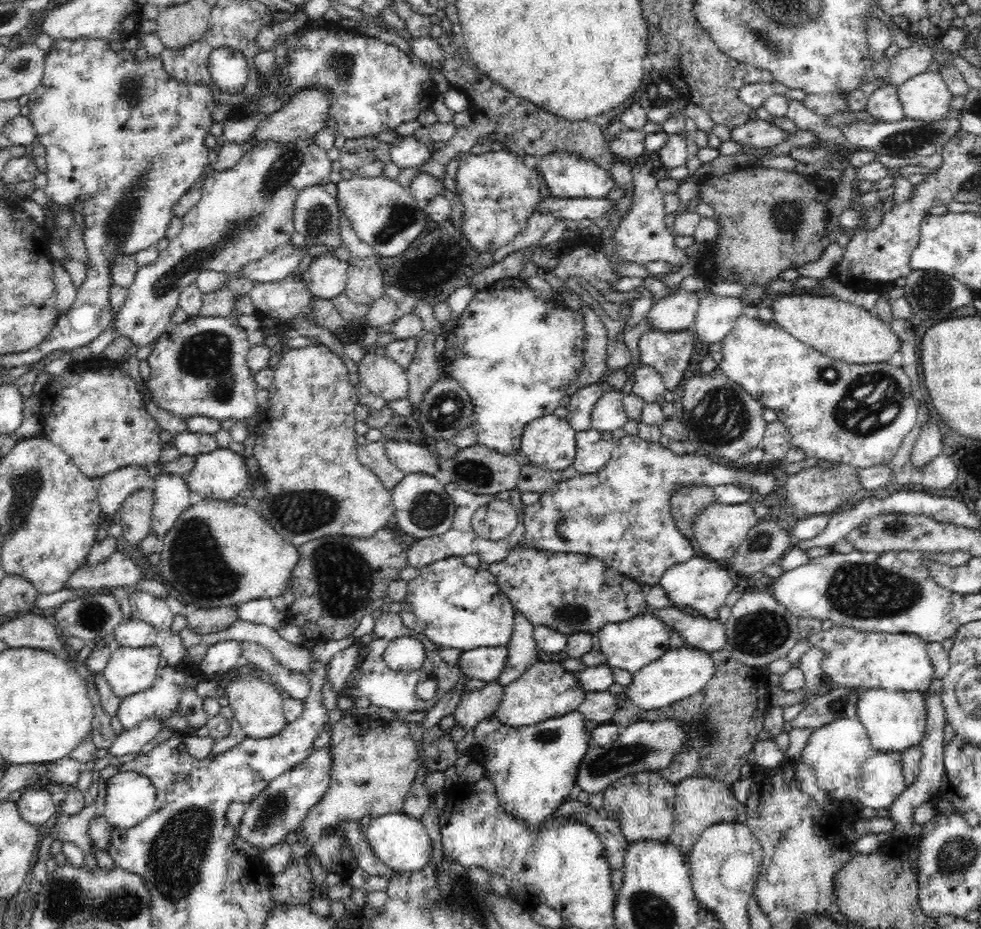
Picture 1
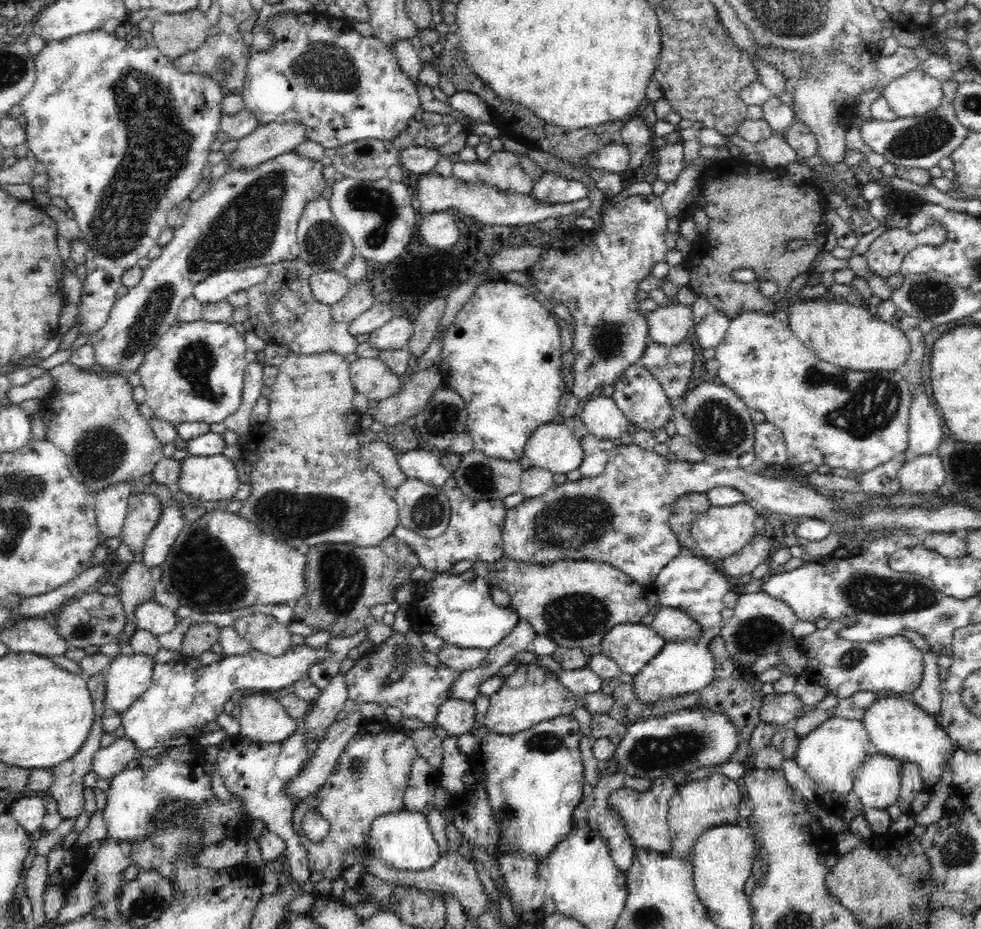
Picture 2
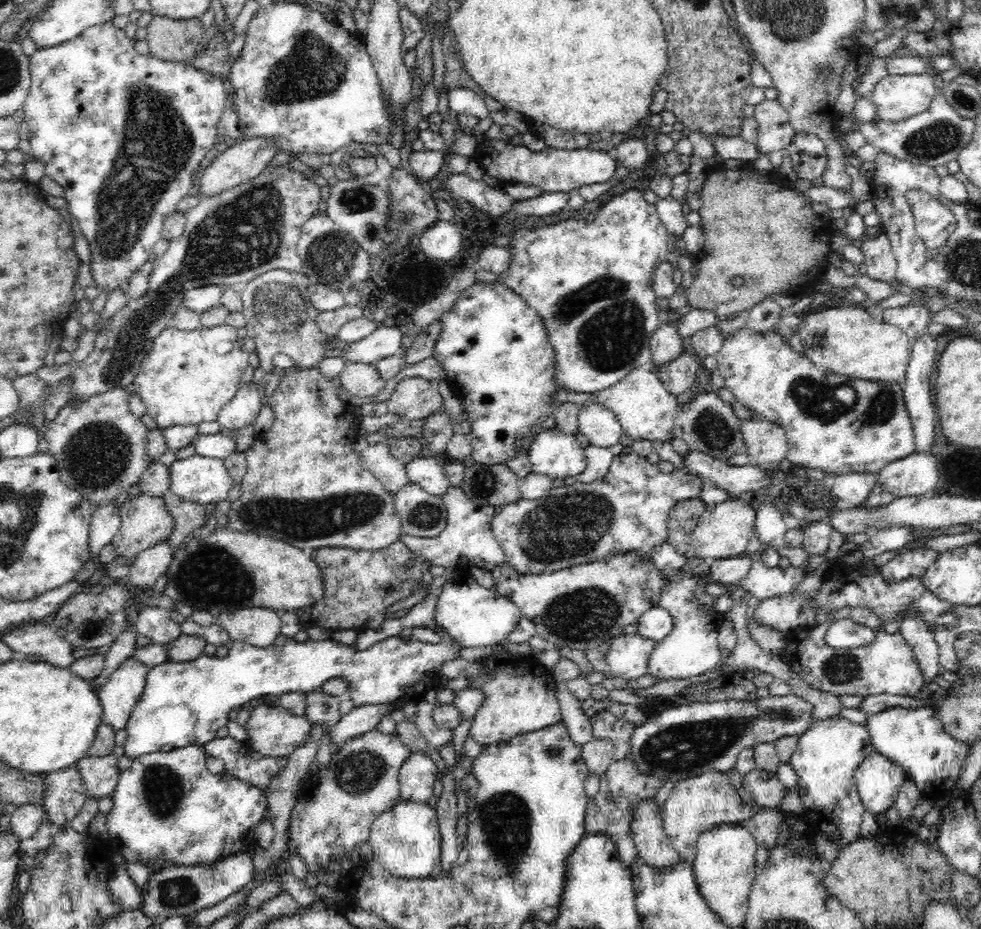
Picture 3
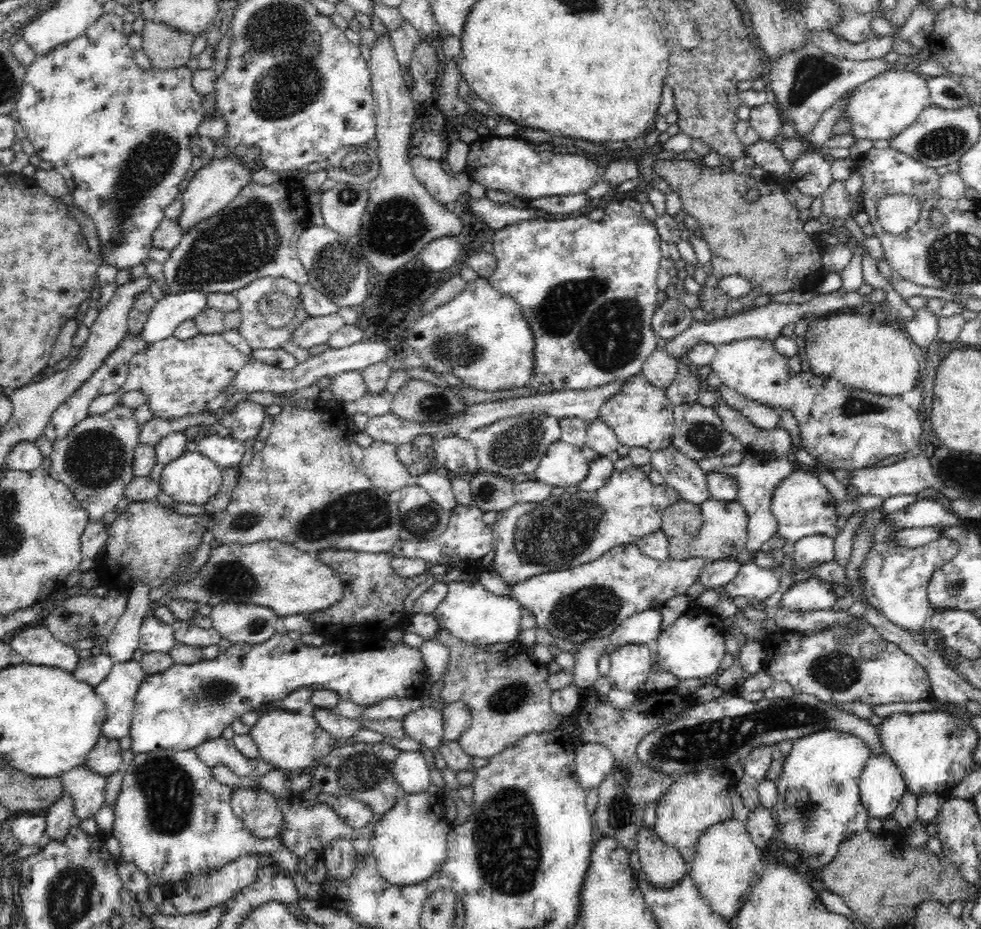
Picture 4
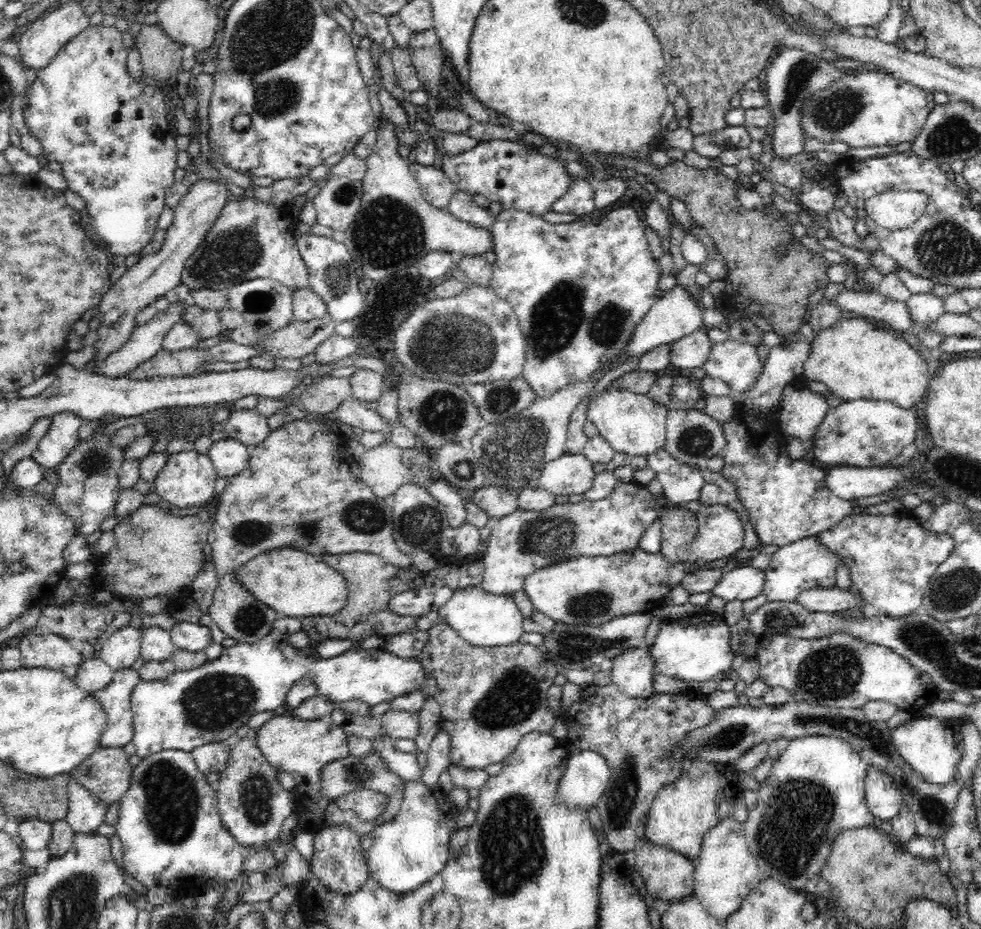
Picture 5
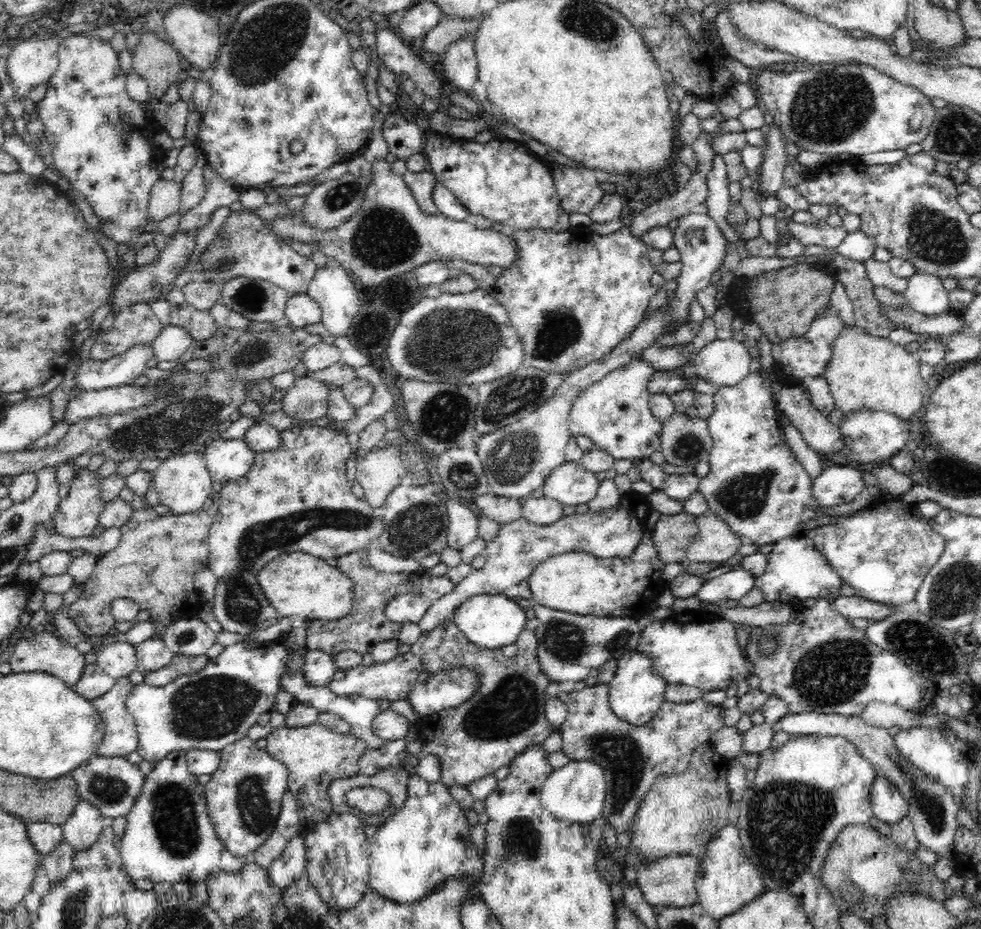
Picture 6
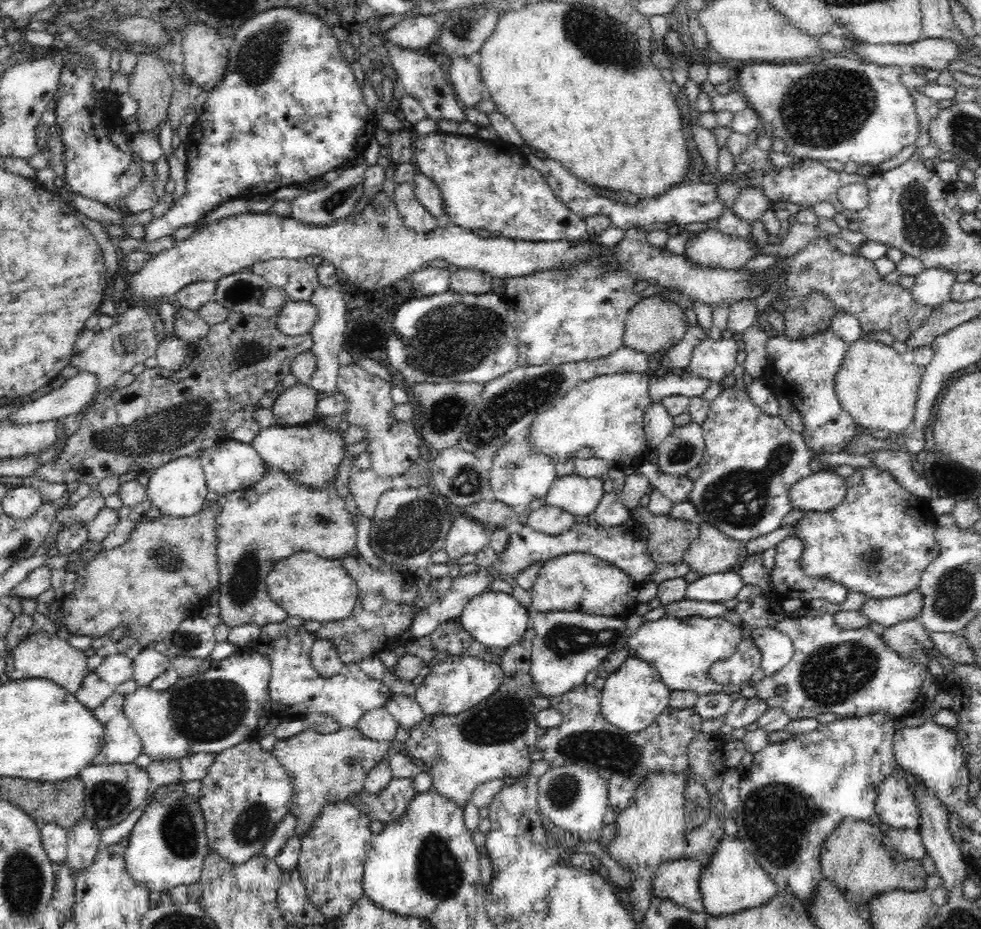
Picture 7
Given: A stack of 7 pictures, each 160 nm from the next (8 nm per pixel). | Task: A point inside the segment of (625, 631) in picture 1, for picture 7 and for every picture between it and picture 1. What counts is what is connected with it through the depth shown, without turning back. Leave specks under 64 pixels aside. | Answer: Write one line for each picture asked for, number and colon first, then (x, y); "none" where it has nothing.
2: (632, 646)
3: (628, 657)
4: (631, 665)
5: (633, 673)
6: (636, 692)
7: (633, 696)

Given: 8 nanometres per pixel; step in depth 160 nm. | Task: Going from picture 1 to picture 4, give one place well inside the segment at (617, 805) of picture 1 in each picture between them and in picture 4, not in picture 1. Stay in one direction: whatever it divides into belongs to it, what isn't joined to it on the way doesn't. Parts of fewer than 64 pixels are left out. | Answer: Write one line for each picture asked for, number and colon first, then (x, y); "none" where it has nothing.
2: (645, 814)
3: (653, 847)
4: (664, 866)

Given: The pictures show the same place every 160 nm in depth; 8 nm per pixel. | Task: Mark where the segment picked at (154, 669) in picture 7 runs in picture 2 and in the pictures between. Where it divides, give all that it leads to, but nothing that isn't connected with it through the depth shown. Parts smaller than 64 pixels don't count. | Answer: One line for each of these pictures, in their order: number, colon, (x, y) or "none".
2: (150, 616)
3: (155, 623)
4: (156, 636)
5: (156, 643)
6: (152, 654)

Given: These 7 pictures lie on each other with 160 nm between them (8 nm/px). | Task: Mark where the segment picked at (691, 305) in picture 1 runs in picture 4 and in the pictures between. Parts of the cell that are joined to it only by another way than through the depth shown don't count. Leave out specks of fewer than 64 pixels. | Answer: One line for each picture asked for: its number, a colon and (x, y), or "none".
2: (668, 325)
3: (666, 344)
4: (660, 368)

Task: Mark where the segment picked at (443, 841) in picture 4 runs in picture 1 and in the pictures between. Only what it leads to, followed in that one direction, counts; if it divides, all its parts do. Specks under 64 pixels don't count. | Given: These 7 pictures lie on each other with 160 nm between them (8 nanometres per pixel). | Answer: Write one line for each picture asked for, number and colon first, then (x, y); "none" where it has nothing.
1: (401, 842)
2: (402, 839)
3: (405, 840)

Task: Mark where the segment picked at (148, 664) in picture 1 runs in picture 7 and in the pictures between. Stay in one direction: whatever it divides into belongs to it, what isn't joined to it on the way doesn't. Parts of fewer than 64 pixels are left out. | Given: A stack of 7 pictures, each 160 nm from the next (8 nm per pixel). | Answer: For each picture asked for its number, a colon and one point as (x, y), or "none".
2: (130, 675)
3: (119, 694)
4: (118, 691)
5: (115, 699)
6: (121, 738)
7: (122, 745)

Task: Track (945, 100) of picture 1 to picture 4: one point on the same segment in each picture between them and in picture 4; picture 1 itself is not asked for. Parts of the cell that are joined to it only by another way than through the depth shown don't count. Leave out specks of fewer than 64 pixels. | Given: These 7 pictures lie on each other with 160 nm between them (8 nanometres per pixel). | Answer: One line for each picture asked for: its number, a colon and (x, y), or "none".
2: (913, 94)
3: (898, 97)
4: (880, 109)

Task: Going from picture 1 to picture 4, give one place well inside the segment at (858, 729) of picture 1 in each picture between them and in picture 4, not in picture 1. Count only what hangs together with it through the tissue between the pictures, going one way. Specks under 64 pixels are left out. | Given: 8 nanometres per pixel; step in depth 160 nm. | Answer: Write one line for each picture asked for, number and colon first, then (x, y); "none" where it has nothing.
2: (831, 754)
3: (827, 755)
4: (818, 805)

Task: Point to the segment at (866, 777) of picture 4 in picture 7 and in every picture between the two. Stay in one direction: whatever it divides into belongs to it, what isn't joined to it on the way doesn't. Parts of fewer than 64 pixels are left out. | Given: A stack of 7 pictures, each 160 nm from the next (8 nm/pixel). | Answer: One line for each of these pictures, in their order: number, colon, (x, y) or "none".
5: (884, 800)
6: (888, 804)
7: (896, 805)

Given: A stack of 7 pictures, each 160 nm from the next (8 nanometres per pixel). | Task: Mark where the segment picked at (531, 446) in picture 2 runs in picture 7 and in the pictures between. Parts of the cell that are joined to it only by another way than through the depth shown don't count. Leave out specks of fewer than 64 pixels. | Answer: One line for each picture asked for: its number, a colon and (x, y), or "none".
3: (553, 454)
4: (564, 465)
5: (572, 473)
6: (571, 484)
7: (573, 493)

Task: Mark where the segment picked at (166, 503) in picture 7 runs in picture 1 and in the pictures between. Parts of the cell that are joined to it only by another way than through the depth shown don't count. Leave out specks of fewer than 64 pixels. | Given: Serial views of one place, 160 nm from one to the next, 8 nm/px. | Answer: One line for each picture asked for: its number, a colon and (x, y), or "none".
1: (221, 474)
2: (205, 478)
3: (198, 479)
4: (192, 478)
5: (188, 477)
6: (183, 482)

